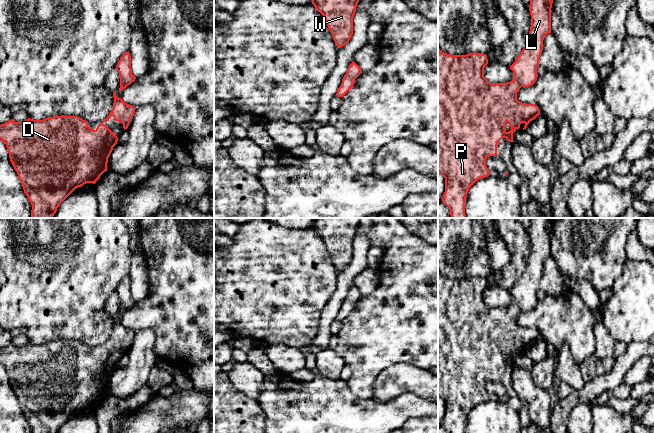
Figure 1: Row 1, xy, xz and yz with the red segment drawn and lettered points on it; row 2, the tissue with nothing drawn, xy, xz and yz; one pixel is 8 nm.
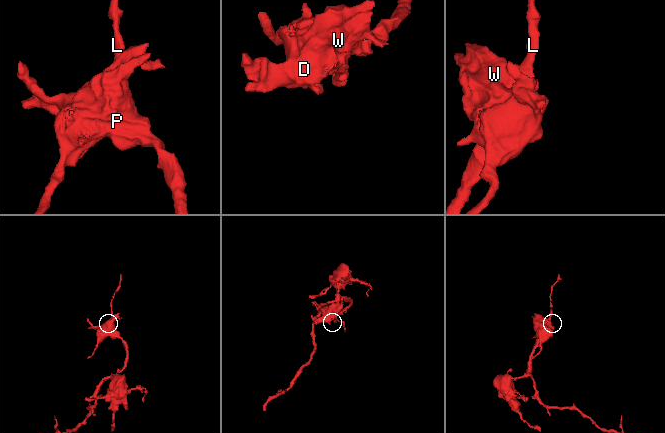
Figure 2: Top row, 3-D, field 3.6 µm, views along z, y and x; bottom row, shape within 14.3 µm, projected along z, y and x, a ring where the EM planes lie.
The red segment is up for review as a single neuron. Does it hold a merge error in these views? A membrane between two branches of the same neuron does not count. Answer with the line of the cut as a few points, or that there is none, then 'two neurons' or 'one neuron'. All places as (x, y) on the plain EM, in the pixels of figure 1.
no cut; one neuron

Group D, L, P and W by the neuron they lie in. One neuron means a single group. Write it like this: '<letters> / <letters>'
D L P W

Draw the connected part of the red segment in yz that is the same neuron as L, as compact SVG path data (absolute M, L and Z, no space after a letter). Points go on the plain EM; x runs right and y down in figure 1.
M530 218L529 235L531 251L528 266L515 286L510 290L514 303L507 307L490 307L484 301L484 292L488 288L487 279L483 277L469 277L466 279L451 279L438 272L438 397L445 402L445 416L442 426L449 433L465 433L469 412L479 403L489 400L486 383L497 379L497 369L502 362L513 365L513 357L524 347L523 352L540 339L540 333L535 328L522 327L517 324L517 316L523 311L532 310L537 301L539 282L543 274L543 264L551 257L550 218Z

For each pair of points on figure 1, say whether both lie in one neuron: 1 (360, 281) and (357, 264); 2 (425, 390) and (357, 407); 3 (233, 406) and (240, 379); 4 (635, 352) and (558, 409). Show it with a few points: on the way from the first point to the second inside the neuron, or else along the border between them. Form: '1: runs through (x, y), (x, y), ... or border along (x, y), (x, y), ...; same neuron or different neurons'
1: border along (369, 265), (364, 267), (354, 277), (352, 284); different neurons
2: border along (404, 392), (385, 401), (376, 401), (372, 398); different neurons
3: border along (226, 373), (229, 380), (238, 390), (255, 400); different neurons
4: runs through (616, 371), (604, 383), (577, 397); same neuron

